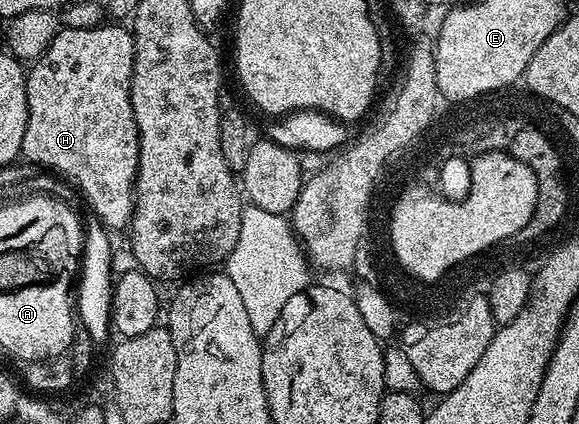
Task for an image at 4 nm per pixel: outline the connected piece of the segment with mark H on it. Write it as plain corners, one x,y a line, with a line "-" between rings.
119,23
100,24
97,28
65,28
61,27
49,46
26,72
26,102
28,103
28,117
26,118
26,134
22,138
20,151
23,159
32,164
41,164
41,169
51,170
63,179
71,182
78,189
81,197
93,208
94,216
108,230
129,227
132,219
132,206
134,203
134,189
136,186
136,171
138,170
138,154
140,153
140,139
138,126
134,122
134,110
130,102
130,86
132,85
132,71
134,70
134,38
127,27
119,28

